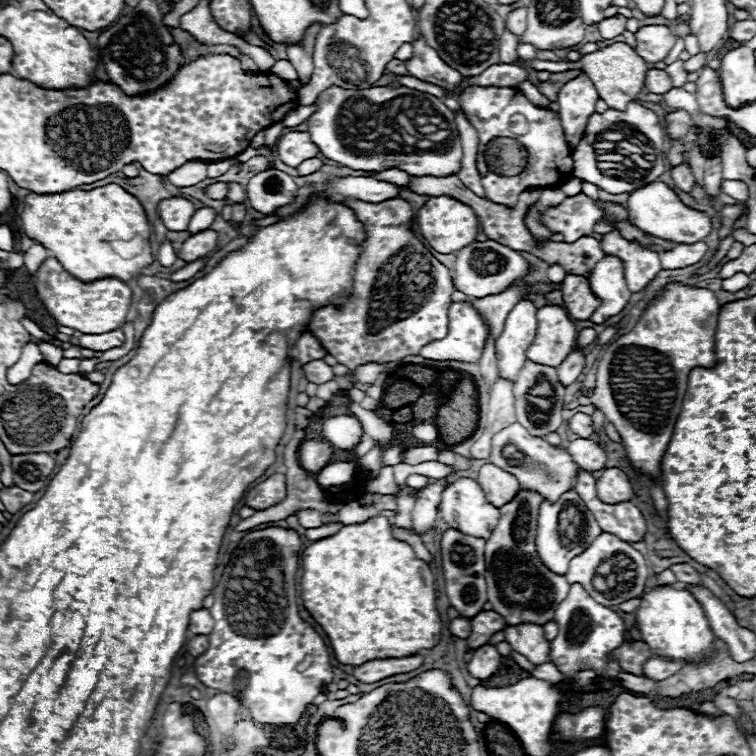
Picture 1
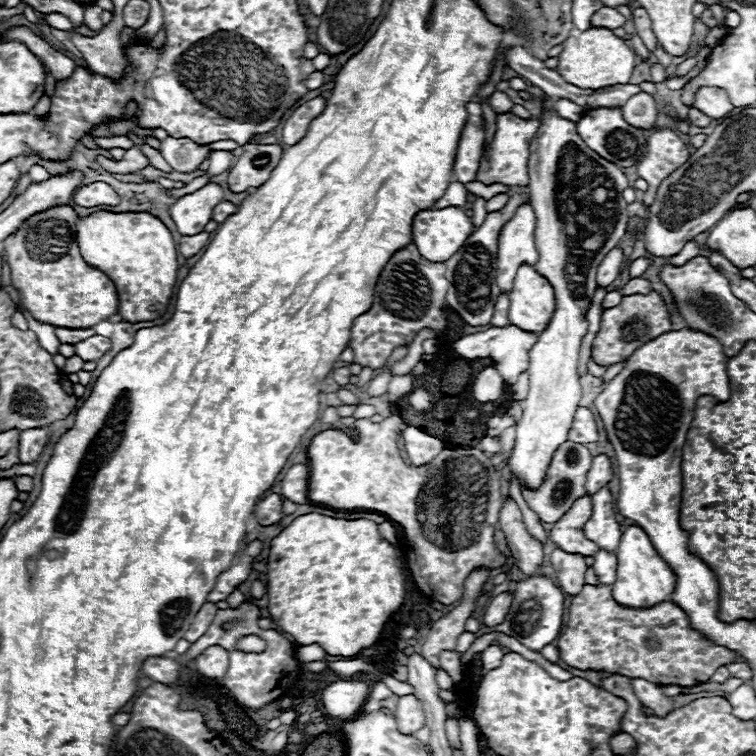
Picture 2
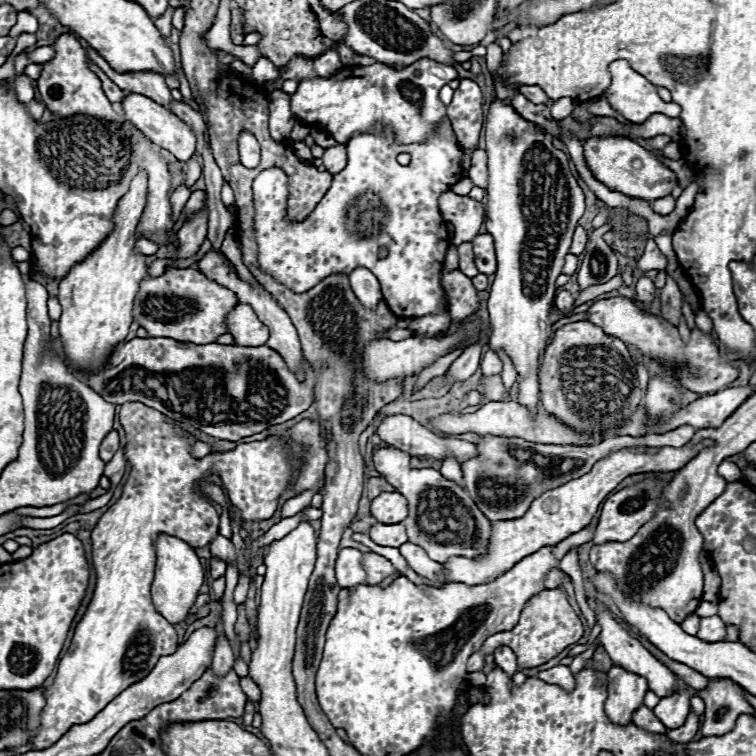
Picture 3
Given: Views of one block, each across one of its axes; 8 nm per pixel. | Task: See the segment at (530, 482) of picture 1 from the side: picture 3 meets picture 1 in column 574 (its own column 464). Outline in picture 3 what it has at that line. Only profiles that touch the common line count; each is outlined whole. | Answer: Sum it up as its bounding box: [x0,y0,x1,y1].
[462,426,694,520]

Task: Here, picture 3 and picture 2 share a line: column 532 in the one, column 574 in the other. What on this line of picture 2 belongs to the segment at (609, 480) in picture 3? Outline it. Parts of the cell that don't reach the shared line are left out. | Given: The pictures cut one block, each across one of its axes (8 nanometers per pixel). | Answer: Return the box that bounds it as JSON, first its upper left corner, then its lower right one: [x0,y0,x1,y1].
[550,496,598,556]

